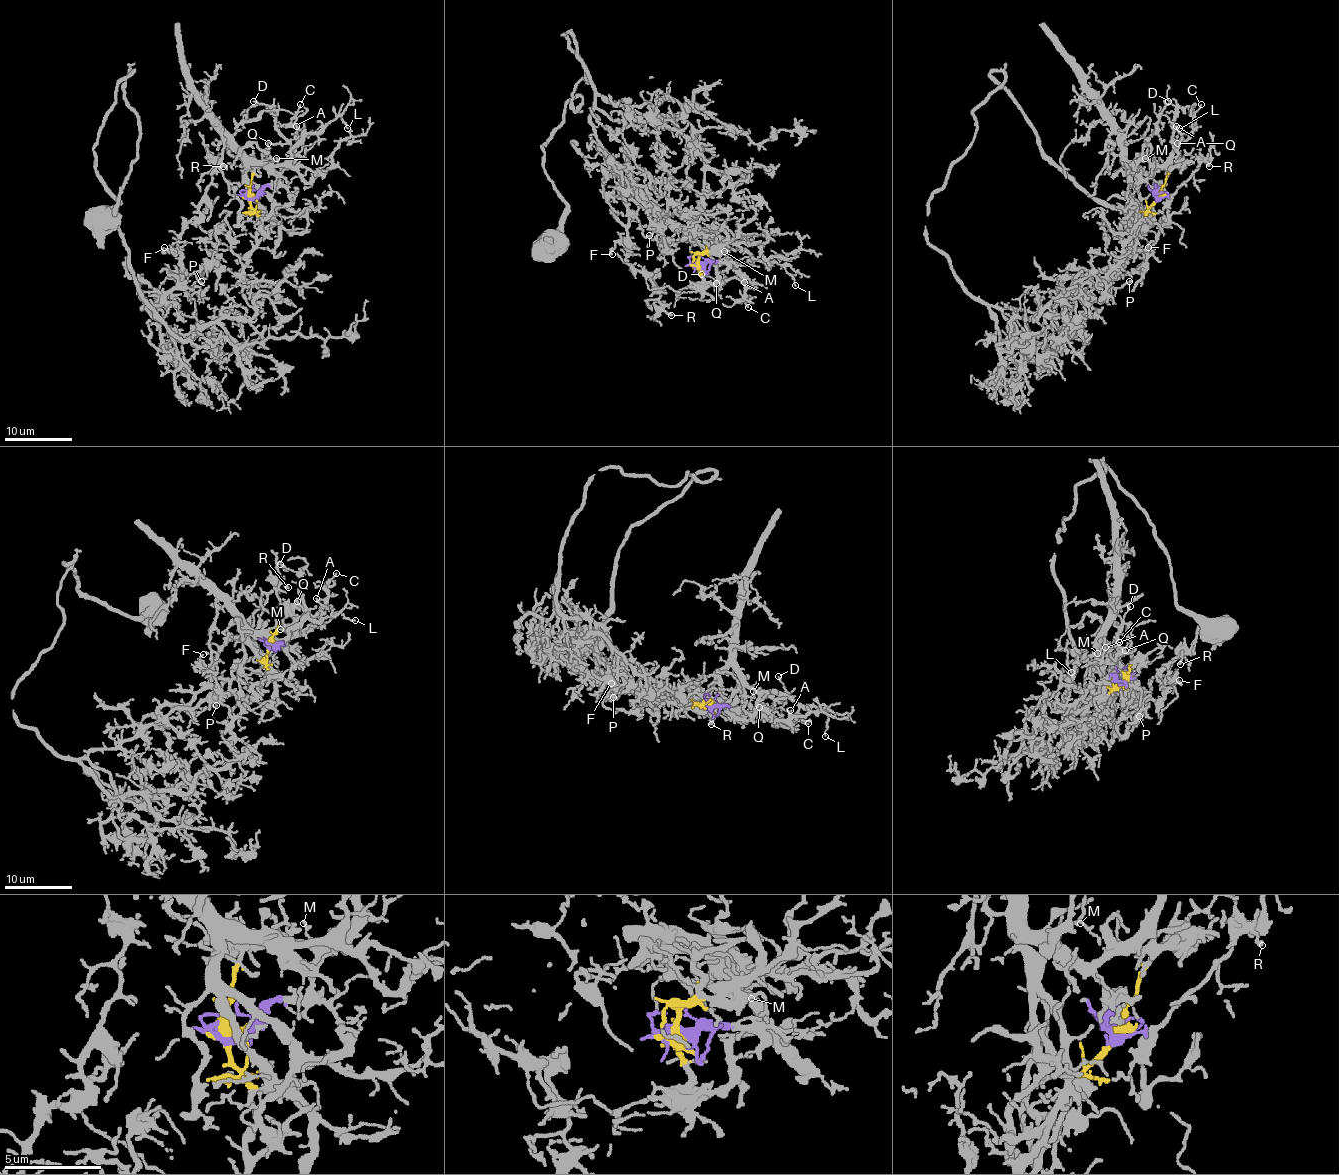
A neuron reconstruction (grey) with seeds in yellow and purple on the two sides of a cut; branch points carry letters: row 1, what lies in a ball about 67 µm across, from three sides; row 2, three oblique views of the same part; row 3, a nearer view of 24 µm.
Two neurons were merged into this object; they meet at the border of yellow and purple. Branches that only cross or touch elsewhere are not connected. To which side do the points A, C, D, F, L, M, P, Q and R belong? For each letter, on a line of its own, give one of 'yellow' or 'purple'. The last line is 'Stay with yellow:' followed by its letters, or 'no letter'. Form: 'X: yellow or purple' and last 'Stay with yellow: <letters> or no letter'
A: purple
C: purple
D: purple
F: yellow
L: purple
M: purple
P: yellow
Q: purple
R: yellow
Stay with yellow: F, P, R

